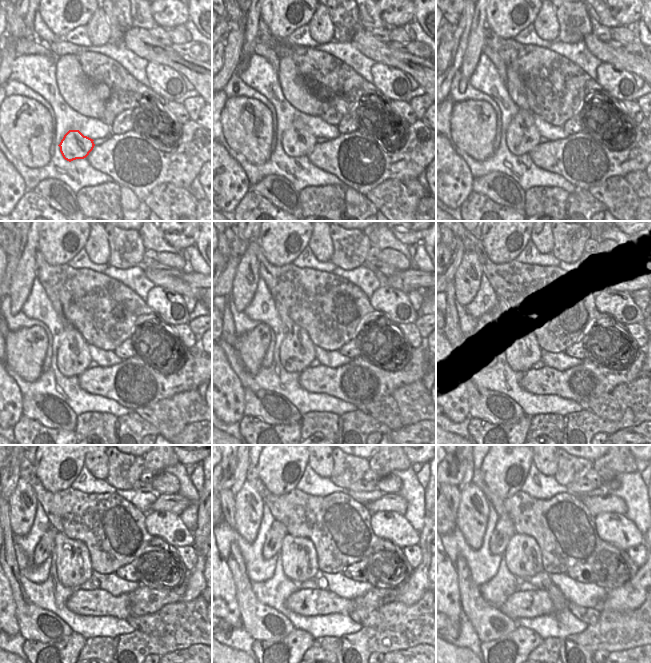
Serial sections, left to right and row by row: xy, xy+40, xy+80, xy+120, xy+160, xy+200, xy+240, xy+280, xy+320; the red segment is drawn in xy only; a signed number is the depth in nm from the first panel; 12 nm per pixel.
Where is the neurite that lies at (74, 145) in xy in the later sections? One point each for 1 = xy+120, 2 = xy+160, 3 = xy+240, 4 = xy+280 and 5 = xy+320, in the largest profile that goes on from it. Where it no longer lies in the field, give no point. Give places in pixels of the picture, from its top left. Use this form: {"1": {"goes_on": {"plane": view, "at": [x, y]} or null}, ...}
{"1": {"goes_on": {"plane": "xy+120", "at": [73, 358]}}, "2": {"goes_on": {"plane": "xy+160", "at": [297, 352]}}, "3": {"goes_on": {"plane": "xy+240", "at": [73, 563]}}, "4": {"goes_on": {"plane": "xy+280", "at": [298, 555]}}, "5": {"goes_on": {"plane": "xy+320", "at": [522, 555]}}}

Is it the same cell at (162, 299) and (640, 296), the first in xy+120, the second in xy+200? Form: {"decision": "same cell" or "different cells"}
{"decision": "different cells"}

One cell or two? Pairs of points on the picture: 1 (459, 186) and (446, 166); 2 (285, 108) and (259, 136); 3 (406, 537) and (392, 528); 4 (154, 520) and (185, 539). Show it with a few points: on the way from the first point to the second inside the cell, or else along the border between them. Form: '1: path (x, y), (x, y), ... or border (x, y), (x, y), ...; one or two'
1: path (454, 181), (446, 171); one
2: border (272, 120), (272, 143), (270, 145); two
3: path (403, 535), (395, 528); one
4: path (162, 528), (174, 541), (177, 541); one

